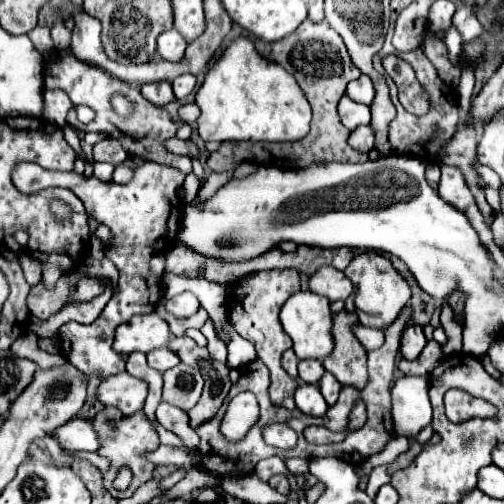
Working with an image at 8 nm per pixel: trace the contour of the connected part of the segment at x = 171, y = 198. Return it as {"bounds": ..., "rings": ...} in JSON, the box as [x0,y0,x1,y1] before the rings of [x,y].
{"bounds":[12,162,184,376],"rings":[[[146,162],[138,168],[134,168],[134,176],[128,184],[116,184],[116,182],[100,182],[98,178],[84,178],[84,176],[76,176],[74,172],[50,172],[44,170],[42,166],[36,166],[36,170],[14,170],[14,178],[12,178],[14,186],[18,190],[22,190],[24,194],[36,194],[40,190],[46,188],[68,188],[72,190],[86,206],[88,216],[92,216],[98,224],[104,224],[110,228],[112,232],[112,240],[106,246],[106,258],[114,262],[114,266],[120,272],[118,278],[118,290],[116,294],[110,298],[110,302],[106,304],[106,308],[102,310],[102,314],[96,318],[96,322],[84,326],[78,322],[66,322],[64,326],[60,326],[58,330],[58,340],[60,340],[60,352],[62,356],[78,370],[82,370],[84,374],[96,374],[102,372],[104,376],[112,376],[118,372],[124,372],[124,358],[112,348],[114,342],[114,330],[122,324],[128,322],[134,314],[148,314],[152,312],[158,302],[162,300],[162,286],[158,282],[162,282],[162,276],[154,274],[150,270],[150,260],[152,256],[160,254],[166,250],[166,246],[172,244],[172,240],[176,240],[178,230],[180,230],[180,222],[182,222],[182,200],[180,200],[180,188],[184,182],[184,174],[178,170],[170,170],[166,166],[158,166],[154,162]]]}

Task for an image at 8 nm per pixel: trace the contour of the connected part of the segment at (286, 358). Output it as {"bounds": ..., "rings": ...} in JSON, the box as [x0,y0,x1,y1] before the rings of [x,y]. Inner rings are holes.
{"bounds":[282,350,298,380],"rings":[[[286,350],[286,352],[284,352],[284,356],[282,356],[282,368],[284,368],[292,378],[296,378],[296,380],[298,380],[296,366],[298,366],[298,358],[296,358],[294,350]]]}

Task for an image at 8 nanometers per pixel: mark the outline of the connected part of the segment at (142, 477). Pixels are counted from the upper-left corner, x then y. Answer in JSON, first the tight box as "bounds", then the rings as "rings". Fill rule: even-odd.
{"bounds":[92,408,160,498],"rings":[[[104,408],[104,412],[100,412],[92,426],[98,430],[98,436],[102,438],[102,450],[98,450],[100,456],[106,456],[112,464],[110,464],[110,470],[104,474],[104,486],[106,490],[114,496],[114,498],[130,498],[136,488],[140,488],[142,484],[146,484],[148,480],[152,480],[152,472],[154,472],[154,464],[146,462],[142,458],[144,452],[148,450],[156,450],[160,446],[158,442],[158,432],[154,428],[154,424],[148,420],[148,416],[144,414],[144,410],[138,410],[130,416],[124,416],[122,412],[114,410],[114,408]],[[120,468],[128,468],[132,472],[132,482],[126,490],[118,490],[114,488],[114,478],[118,476]]]}

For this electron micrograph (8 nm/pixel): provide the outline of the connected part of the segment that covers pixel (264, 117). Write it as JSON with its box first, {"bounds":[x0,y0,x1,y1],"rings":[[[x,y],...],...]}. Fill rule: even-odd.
{"bounds":[196,38,310,142],"rings":[[[236,38],[220,60],[208,70],[204,84],[196,92],[196,104],[200,106],[202,114],[198,118],[198,134],[204,142],[294,142],[308,134],[310,130],[310,104],[304,98],[300,86],[294,82],[294,76],[282,70],[278,64],[266,62],[260,54],[256,54],[254,44],[248,38]]]}

